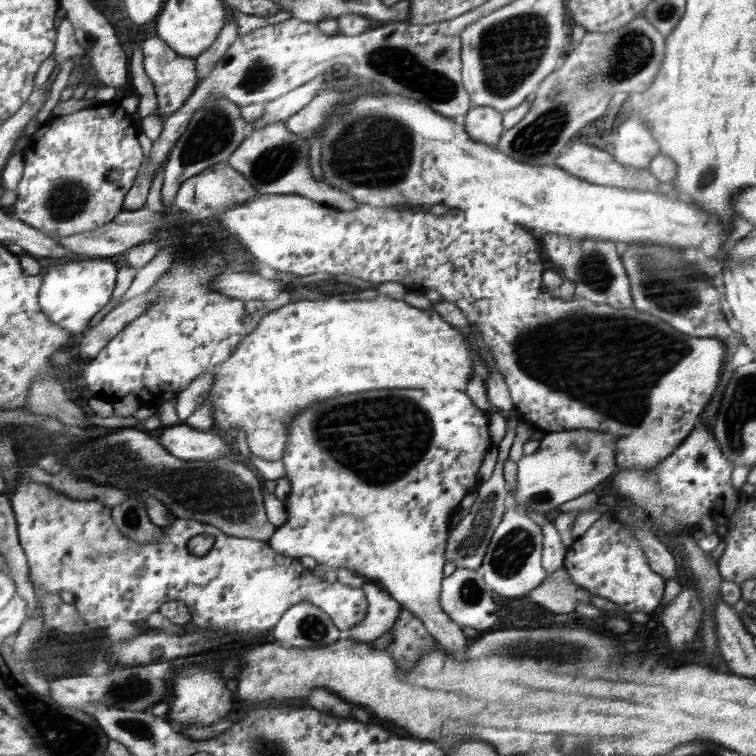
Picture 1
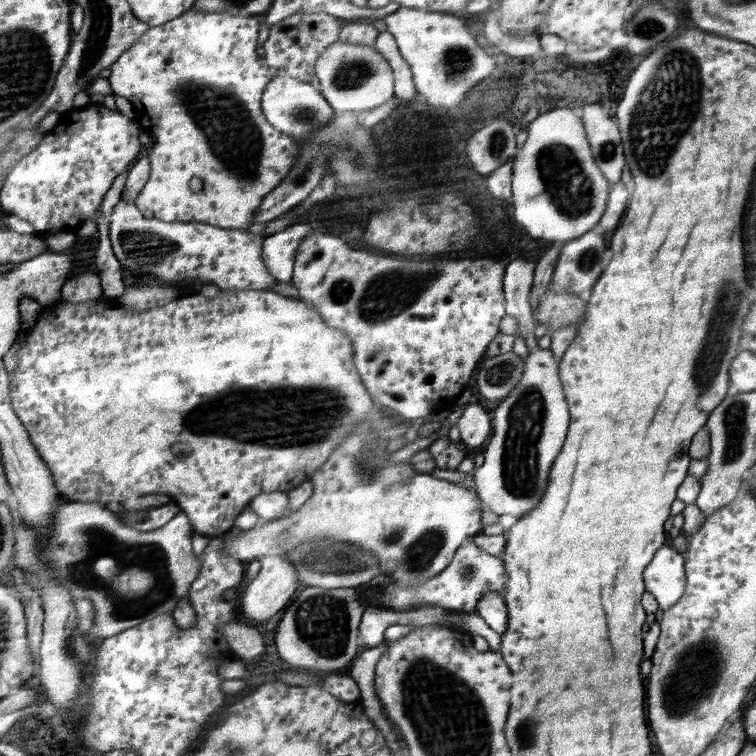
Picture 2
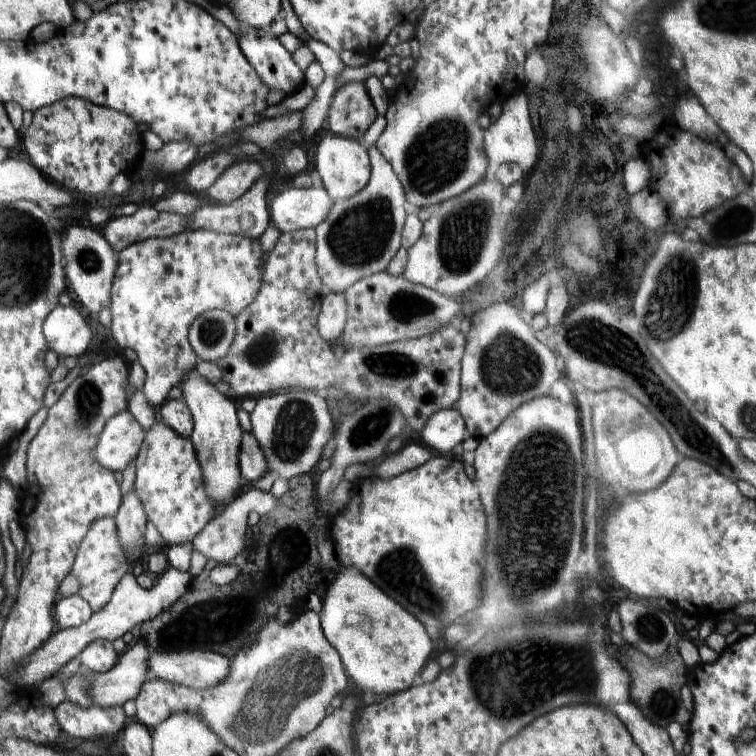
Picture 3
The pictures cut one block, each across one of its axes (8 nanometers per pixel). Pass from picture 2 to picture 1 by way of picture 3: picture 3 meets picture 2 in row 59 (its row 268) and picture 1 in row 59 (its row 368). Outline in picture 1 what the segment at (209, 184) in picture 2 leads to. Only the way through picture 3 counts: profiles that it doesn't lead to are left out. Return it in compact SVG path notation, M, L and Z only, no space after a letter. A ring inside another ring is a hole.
M158 35L148 38L142 45L145 50L145 67L150 78L155 82L157 95L159 96L159 113L165 122L168 116L174 114L183 107L190 98L192 92L198 86L196 80L197 70L194 70L194 58L186 58L177 53L166 40Z

